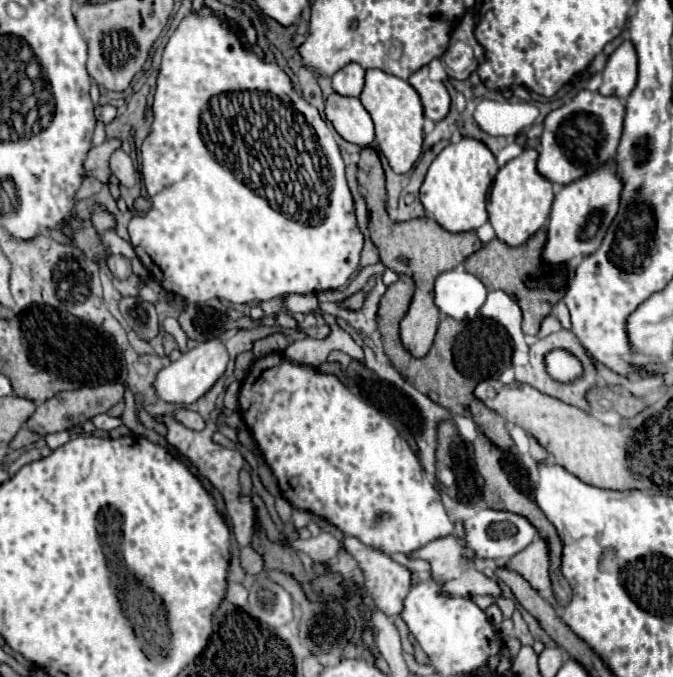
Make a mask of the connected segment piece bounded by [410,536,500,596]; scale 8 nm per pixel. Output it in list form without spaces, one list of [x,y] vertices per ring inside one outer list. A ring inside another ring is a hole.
[[[454,536],[432,540],[424,548],[414,550],[410,558],[430,562],[430,576],[436,582],[460,582],[460,588],[470,588],[470,596],[500,596],[498,584],[474,568],[474,560],[464,556],[464,546]]]

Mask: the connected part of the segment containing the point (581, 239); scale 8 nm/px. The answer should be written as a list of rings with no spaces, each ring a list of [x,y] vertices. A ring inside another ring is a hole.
[[[606,164],[588,176],[562,186],[556,190],[550,220],[548,220],[548,238],[542,248],[542,264],[564,264],[576,256],[588,256],[598,250],[610,222],[614,220],[620,204],[622,182],[614,174],[614,164]]]

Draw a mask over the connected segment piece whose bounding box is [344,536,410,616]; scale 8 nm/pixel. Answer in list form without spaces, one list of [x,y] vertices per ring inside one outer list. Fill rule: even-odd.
[[[344,536],[344,546],[360,562],[366,576],[366,590],[372,594],[378,610],[386,616],[398,614],[404,596],[410,592],[410,570],[352,536]]]

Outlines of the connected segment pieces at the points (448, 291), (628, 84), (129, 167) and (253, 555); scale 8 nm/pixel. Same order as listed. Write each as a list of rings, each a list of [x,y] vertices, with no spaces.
[[[464,266],[442,272],[434,282],[436,308],[454,320],[472,320],[478,316],[488,290],[484,284],[468,274]]]
[[[626,40],[606,62],[602,70],[602,86],[598,92],[602,96],[616,96],[620,100],[626,100],[628,94],[636,86],[636,76],[638,76],[638,58],[636,50]]]
[[[116,150],[112,154],[110,168],[112,168],[112,174],[120,180],[122,186],[132,188],[138,182],[138,172],[134,168],[134,162],[132,162],[132,158],[124,150]]]
[[[250,546],[240,548],[240,564],[242,564],[244,572],[248,572],[248,574],[256,576],[262,572],[262,558]]]

